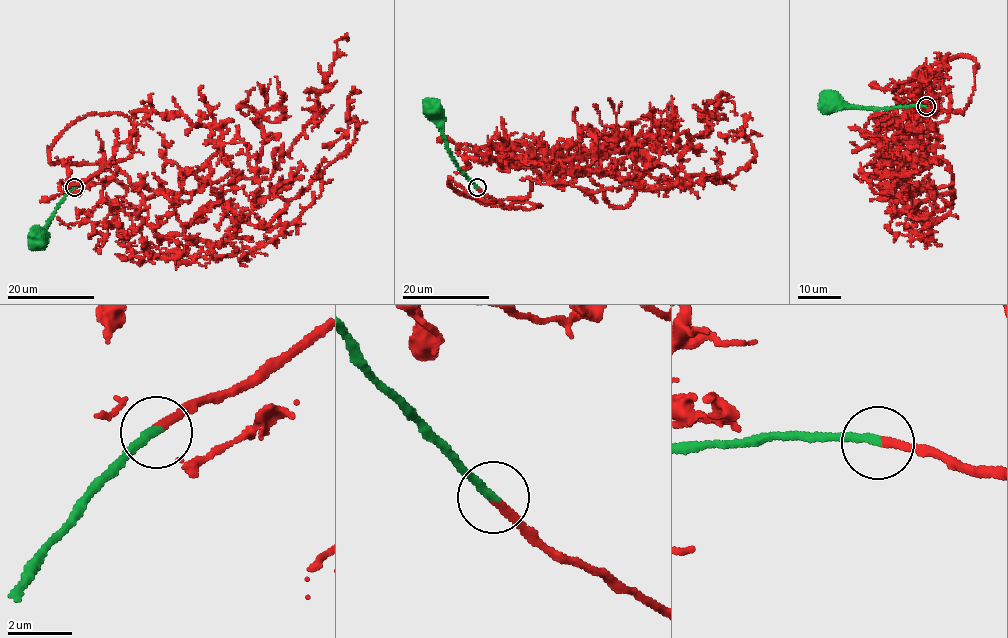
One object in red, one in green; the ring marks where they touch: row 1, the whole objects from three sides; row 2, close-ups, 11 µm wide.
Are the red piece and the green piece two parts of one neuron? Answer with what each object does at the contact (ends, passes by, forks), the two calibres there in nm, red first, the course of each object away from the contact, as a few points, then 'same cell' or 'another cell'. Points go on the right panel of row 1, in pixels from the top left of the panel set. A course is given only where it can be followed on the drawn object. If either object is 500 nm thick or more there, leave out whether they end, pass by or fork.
red ends there; green ends there; 220 nm thick on the red side, 220 nm on the other; red runs (926, 106), (972, 57), (925, 70), (921, 239), (902, 166); green runs (925, 106), (886, 109), (833, 104); same cell

